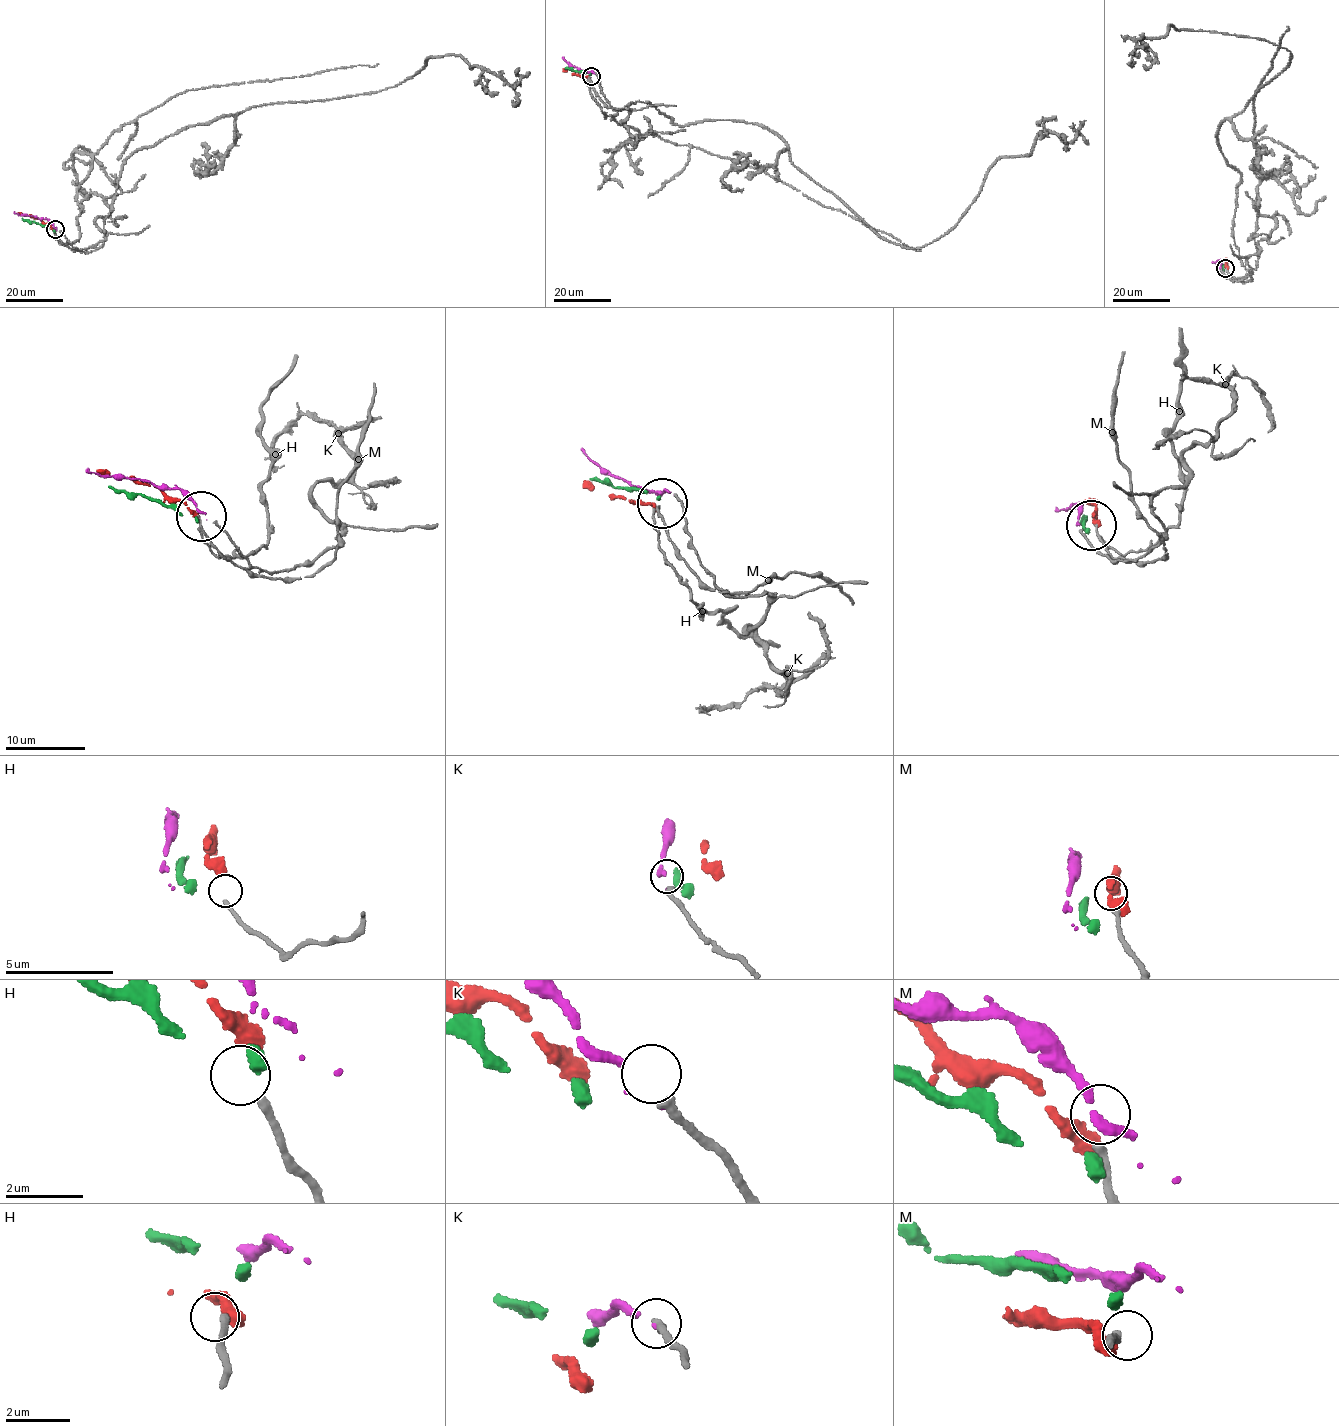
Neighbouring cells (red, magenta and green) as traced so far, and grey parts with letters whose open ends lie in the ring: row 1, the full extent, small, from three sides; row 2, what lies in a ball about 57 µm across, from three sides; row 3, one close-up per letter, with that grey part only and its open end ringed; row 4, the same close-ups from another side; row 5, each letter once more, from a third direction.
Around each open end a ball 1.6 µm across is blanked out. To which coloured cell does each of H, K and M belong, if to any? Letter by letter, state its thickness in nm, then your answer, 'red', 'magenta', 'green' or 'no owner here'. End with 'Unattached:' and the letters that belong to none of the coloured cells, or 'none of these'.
H: calibre 200 nm; red
K: calibre 240 nm; magenta
M: calibre 200 nm; no owner here
Unattached: M

